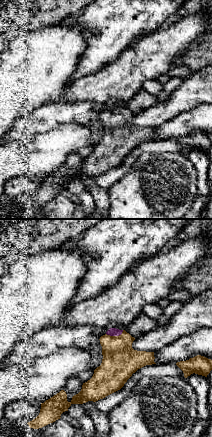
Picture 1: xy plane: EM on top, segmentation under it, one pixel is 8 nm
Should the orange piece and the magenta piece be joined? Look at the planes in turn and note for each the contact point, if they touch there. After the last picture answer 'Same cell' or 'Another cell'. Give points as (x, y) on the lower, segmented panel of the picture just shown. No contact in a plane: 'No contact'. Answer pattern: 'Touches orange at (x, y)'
Touches orange at (115, 336)

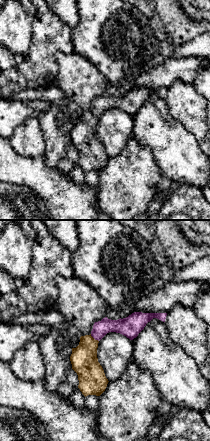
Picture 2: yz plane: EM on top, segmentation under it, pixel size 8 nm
Touches orange at (93, 338)

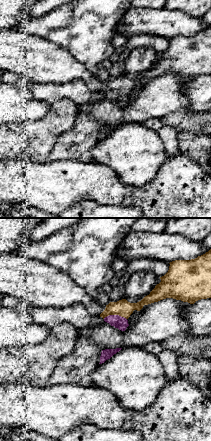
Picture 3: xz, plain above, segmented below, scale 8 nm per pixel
Touches orange at (115, 314)

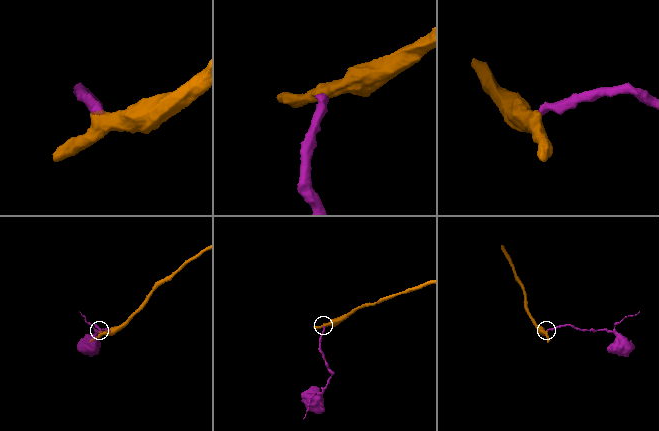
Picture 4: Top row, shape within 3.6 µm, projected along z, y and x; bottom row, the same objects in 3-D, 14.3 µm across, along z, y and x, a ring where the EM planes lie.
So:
Same cell

